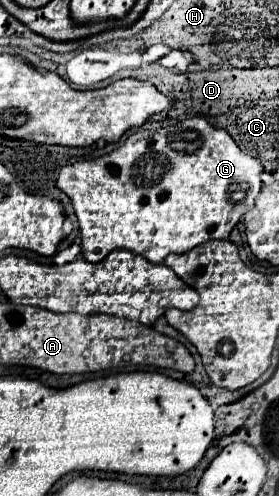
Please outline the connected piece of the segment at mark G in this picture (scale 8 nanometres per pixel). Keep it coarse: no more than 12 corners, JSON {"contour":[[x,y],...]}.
{"contour":[[193,116],[63,166],[87,262],[229,238],[259,160]]}

